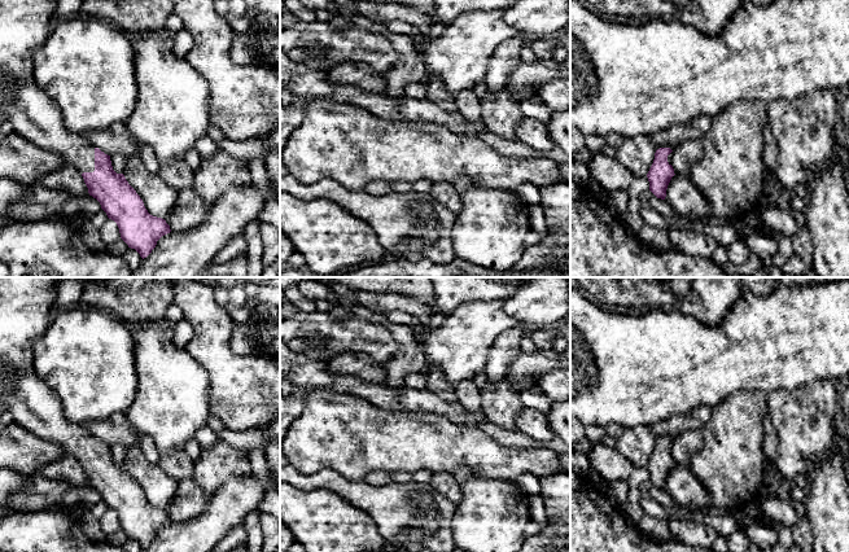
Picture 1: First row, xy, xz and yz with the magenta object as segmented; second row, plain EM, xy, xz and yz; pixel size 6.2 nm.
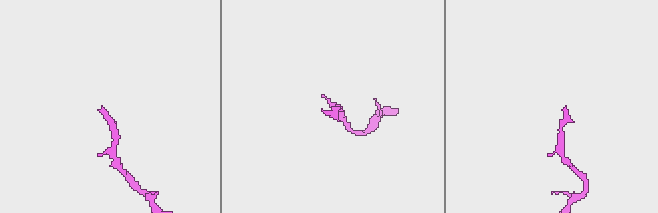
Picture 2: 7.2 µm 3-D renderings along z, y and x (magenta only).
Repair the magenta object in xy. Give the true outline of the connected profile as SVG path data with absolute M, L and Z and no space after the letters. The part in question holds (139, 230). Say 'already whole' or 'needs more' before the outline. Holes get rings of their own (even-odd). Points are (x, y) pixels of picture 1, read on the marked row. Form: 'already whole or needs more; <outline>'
needs more; M0 0L0 124L8 121L12 123L14 132L30 140L38 148L62 154L83 176L89 196L96 198L108 218L117 223L121 238L144 259L156 247L157 241L171 232L170 225L165 219L148 213L143 200L128 184L124 175L113 170L110 155L96 148L87 133L75 133L66 130L61 110L34 82L34 52L44 44L54 27L52 23L54 8L56 0Z

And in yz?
needs more; M669 145L656 146L655 159L647 174L649 190L661 200L665 200L668 185L675 175L670 162L671 152Z

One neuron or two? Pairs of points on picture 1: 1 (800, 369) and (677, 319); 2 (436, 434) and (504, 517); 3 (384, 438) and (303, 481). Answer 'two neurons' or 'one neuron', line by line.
1: one neuron
2: two neurons
3: two neurons

